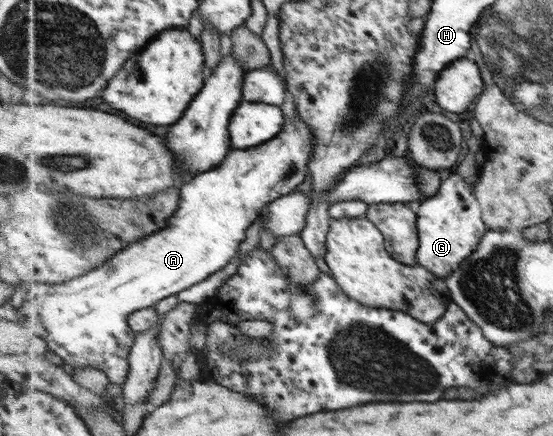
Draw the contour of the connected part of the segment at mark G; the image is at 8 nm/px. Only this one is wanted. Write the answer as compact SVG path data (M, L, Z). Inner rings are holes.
M447 173L442 179L440 193L436 197L428 199L428 201L417 204L416 210L421 240L421 247L418 251L419 264L428 268L428 270L440 278L448 279L451 274L460 271L463 263L468 261L480 248L480 245L483 244L484 237L490 230L484 218L483 207L480 200L476 197L473 184L464 175L458 173Z

